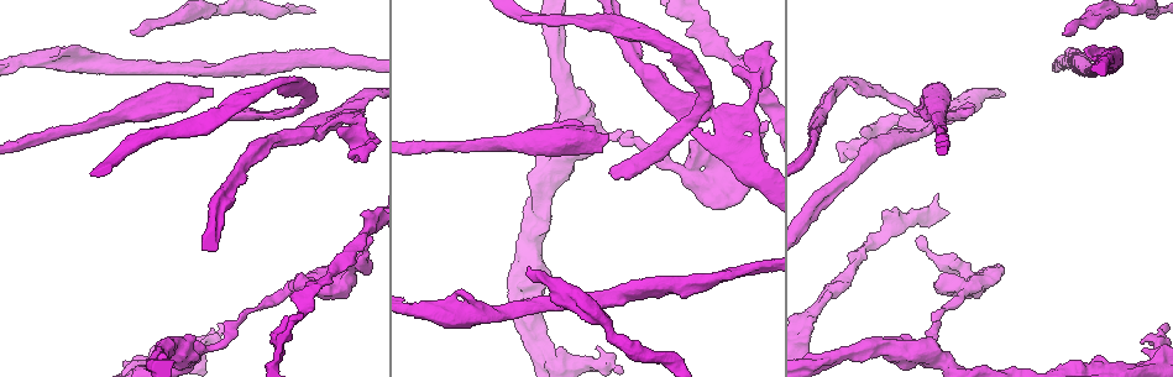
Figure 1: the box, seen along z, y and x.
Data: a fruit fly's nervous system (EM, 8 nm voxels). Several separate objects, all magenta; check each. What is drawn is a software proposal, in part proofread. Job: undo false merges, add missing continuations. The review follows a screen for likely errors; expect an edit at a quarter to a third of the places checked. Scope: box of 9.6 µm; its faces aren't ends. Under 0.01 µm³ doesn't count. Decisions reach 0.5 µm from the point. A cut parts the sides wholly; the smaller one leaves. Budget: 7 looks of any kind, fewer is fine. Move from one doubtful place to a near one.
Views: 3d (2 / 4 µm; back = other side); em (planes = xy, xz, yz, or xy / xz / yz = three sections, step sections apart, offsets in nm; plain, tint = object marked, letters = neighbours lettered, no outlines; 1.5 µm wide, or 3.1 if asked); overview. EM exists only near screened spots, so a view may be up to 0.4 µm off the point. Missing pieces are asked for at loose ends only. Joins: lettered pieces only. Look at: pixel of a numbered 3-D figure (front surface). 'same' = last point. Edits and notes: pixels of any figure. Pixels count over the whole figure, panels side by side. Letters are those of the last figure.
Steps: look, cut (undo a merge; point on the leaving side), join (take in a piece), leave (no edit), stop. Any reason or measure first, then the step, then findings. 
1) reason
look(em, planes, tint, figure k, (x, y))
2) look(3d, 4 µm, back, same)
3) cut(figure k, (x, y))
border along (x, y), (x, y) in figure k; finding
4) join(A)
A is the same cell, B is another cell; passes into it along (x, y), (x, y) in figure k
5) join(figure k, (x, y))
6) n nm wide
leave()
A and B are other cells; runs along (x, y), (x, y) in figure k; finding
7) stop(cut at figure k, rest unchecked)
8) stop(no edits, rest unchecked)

an open end
look(em, planes, letters, figure 1, (455, 292))

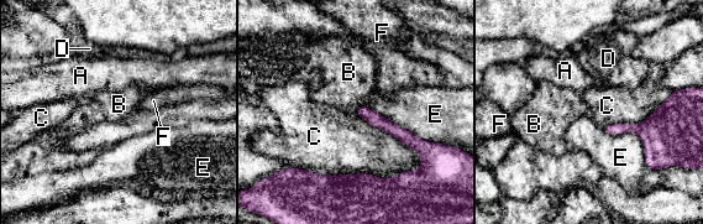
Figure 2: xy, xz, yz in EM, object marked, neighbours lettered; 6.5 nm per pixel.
leave()
A, B, C, D, E and F are other cells; none of them fits

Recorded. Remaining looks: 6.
branch stops here
look(3d, 2 µm, figure 1, (1067, 31))

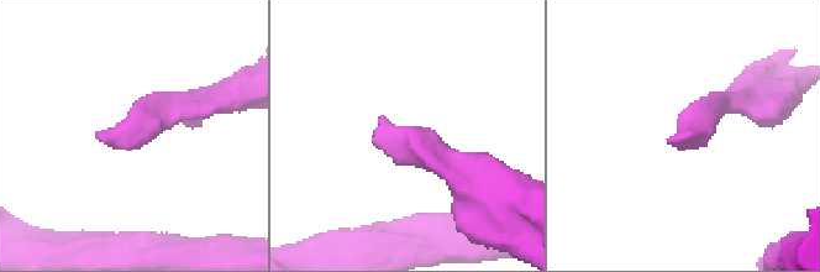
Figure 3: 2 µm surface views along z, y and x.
look(em, xy, step 8, tint, figure 3, (673, 136))

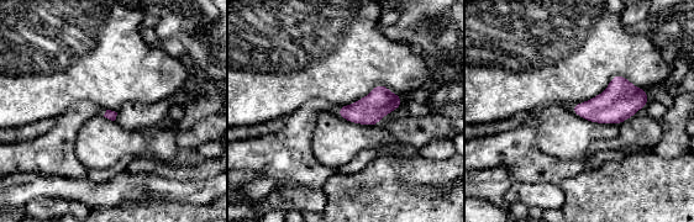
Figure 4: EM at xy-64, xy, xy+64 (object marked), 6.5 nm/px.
look(em, planes, letters, same)

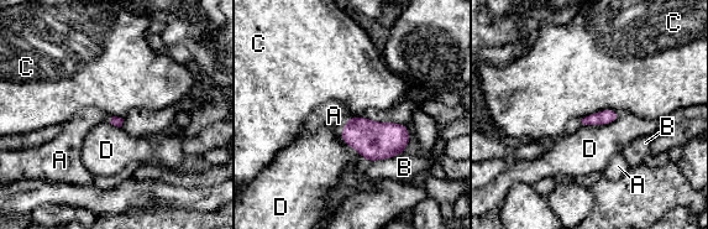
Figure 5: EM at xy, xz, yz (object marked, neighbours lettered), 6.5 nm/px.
join(figure 5, (334, 115))
A is the same cell, B, C and D are other cells; the neuron continues

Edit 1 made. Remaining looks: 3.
an open end
look(em, xz, step 4, plain, figure 1, (756, 136))

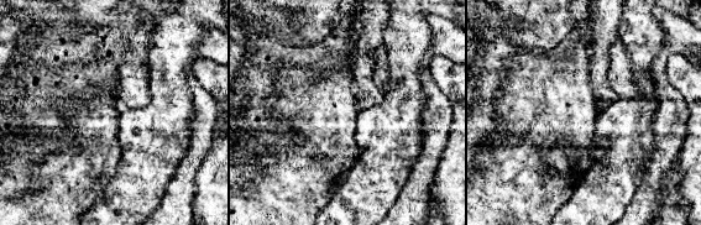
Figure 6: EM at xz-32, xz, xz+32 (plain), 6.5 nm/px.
look(em, xz, step 4, letters, same)

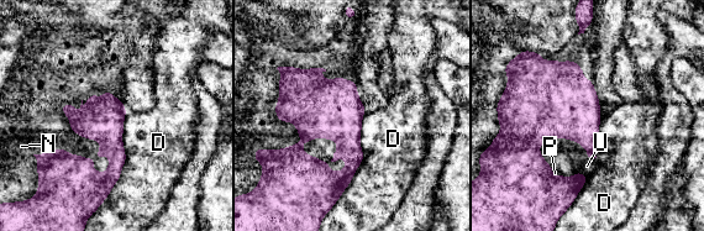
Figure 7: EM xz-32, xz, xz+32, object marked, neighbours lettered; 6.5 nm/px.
160 nm wide
leave()
D, N, P and U are other cells; border along (561, 137), (573, 140), (595, 158) in figure 7; no lettered piece goes on from it

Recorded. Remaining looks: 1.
stop(join at figure 5, rest unchecked)

